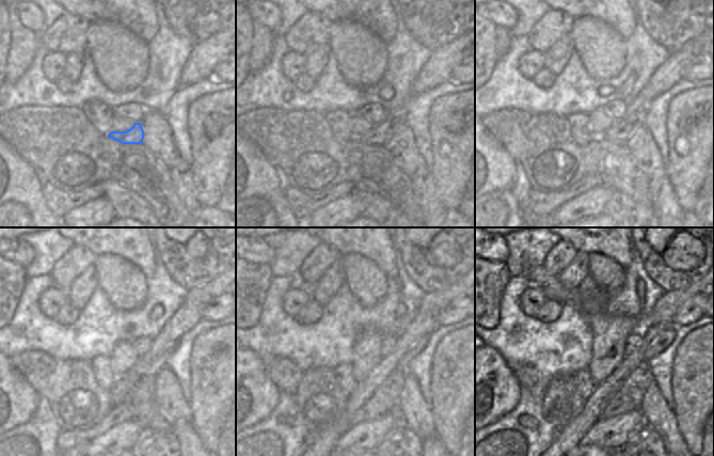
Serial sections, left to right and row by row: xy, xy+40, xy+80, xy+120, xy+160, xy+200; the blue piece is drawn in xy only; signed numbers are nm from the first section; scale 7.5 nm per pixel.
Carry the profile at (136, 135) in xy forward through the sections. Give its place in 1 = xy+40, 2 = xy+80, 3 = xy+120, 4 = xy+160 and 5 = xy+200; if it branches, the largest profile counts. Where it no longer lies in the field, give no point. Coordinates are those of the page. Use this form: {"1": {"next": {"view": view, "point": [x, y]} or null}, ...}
{"1": {"next": {"view": "xy+40", "point": [378, 134]}}, "2": {"next": {"view": "xy+80", "point": [620, 131]}}, "3": {"next": {"view": "xy+120", "point": [160, 360]}}, "4": {"next": {"view": "xy+160", "point": [416, 347]}}, "5": {"next": {"view": "xy+200", "point": [663, 340]}}}

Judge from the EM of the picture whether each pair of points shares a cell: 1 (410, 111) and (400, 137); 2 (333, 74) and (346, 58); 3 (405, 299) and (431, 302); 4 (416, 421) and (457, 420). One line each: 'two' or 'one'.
1: two
2: two
3: two
4: two

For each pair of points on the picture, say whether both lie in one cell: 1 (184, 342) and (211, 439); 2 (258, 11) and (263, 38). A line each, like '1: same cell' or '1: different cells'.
1: different cells
2: different cells

